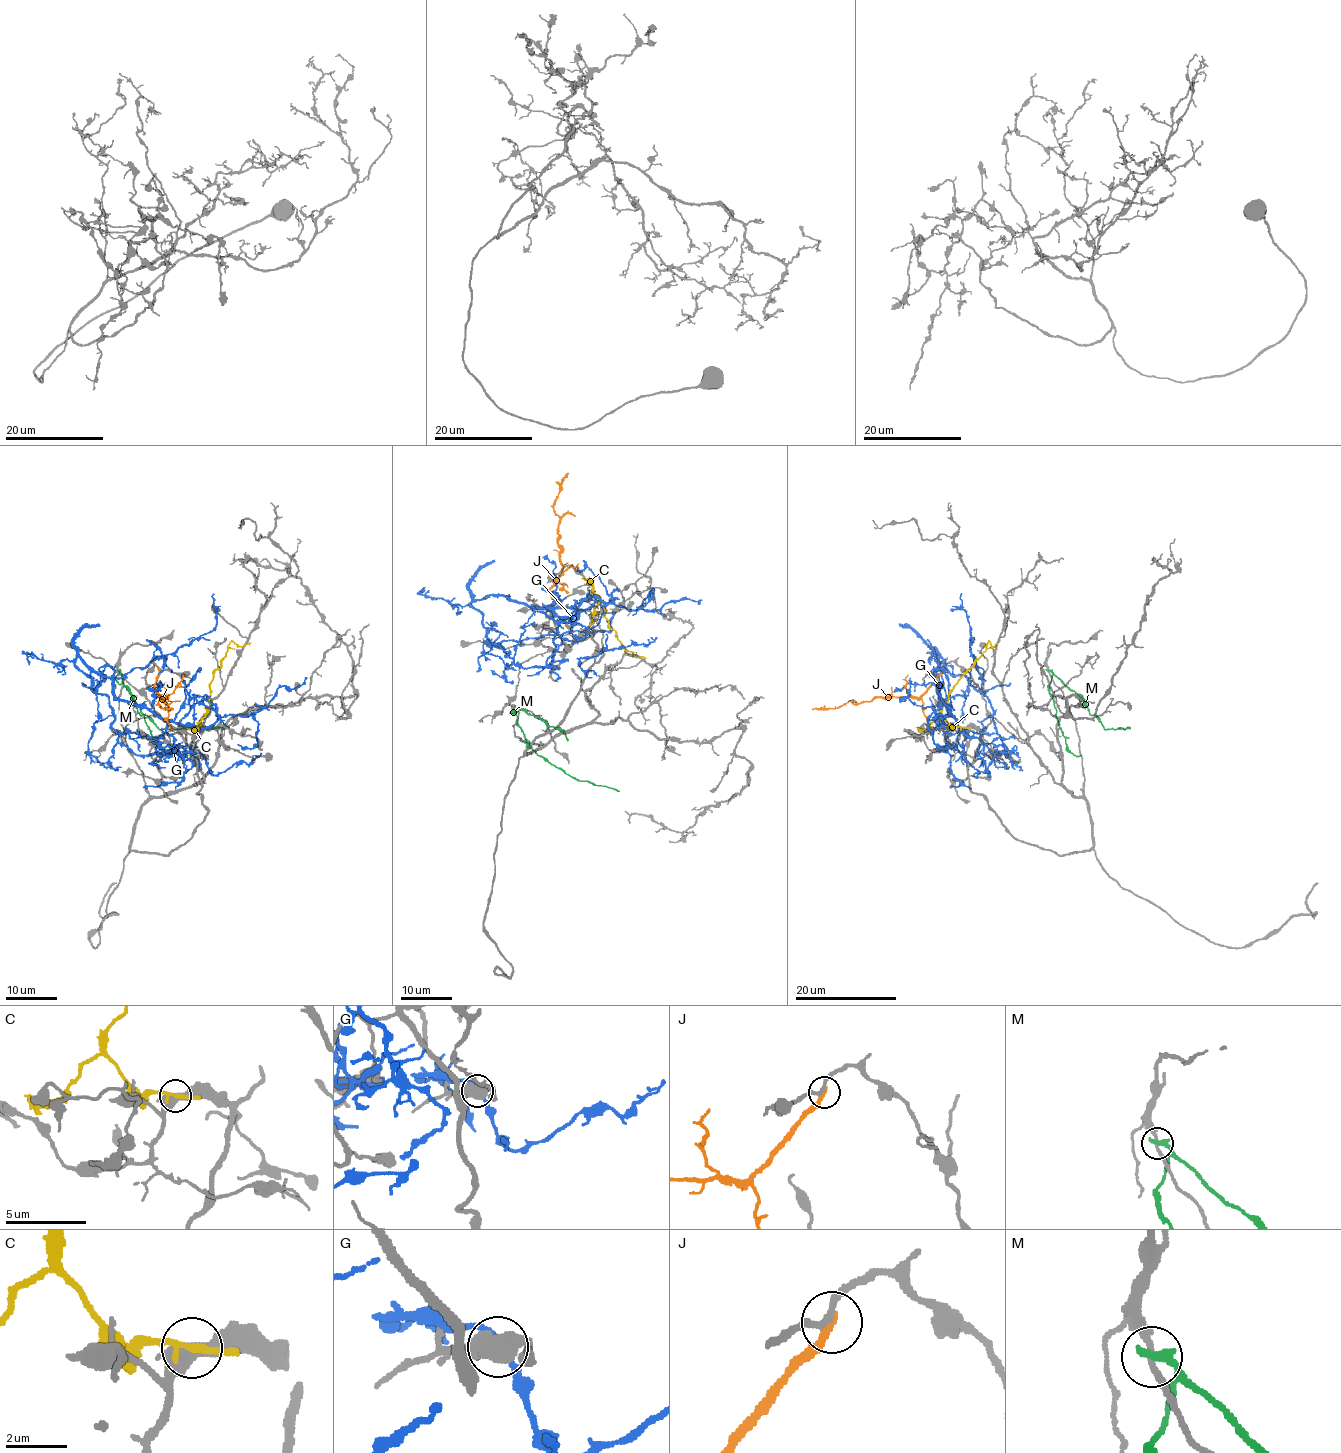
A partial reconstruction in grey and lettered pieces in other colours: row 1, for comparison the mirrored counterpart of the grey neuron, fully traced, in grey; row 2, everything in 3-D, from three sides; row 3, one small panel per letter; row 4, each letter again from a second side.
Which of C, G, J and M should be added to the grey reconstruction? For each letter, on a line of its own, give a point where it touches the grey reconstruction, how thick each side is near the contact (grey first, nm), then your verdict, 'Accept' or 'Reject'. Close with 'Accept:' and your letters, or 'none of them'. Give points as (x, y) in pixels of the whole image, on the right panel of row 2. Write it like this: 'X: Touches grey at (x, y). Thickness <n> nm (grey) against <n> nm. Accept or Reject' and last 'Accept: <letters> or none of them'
C: Touches grey at (963, 727). Thickness 500 nm (grey) against 180 nm. Reject
G: Touches grey at (994, 756). Thickness 480 nm (grey) against 170 nm. Reject
J: Touches grey at (944, 669). Thickness 220 nm (grey) against 320 nm. Reject
M: Touches grey at (1048, 671). Thickness 220 nm (grey) against 220 nm. Reject
Accept: none of them

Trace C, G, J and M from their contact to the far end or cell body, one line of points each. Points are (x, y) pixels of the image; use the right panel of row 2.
C: (964, 727), (948, 722), (942, 706), (986, 644), (989, 641), (993, 646), (997, 642)
G: (994, 757), (1005, 745), (989, 698), (941, 658), (936, 693), (956, 721), (936, 727), (950, 713), (938, 677)
J: (943, 669), (919, 697), (873, 697), (858, 703), (852, 699), (834, 708), (811, 708)
M: (1049, 670), (1079, 696), (1089, 713), (1094, 715), (1104, 729), (1130, 729)

